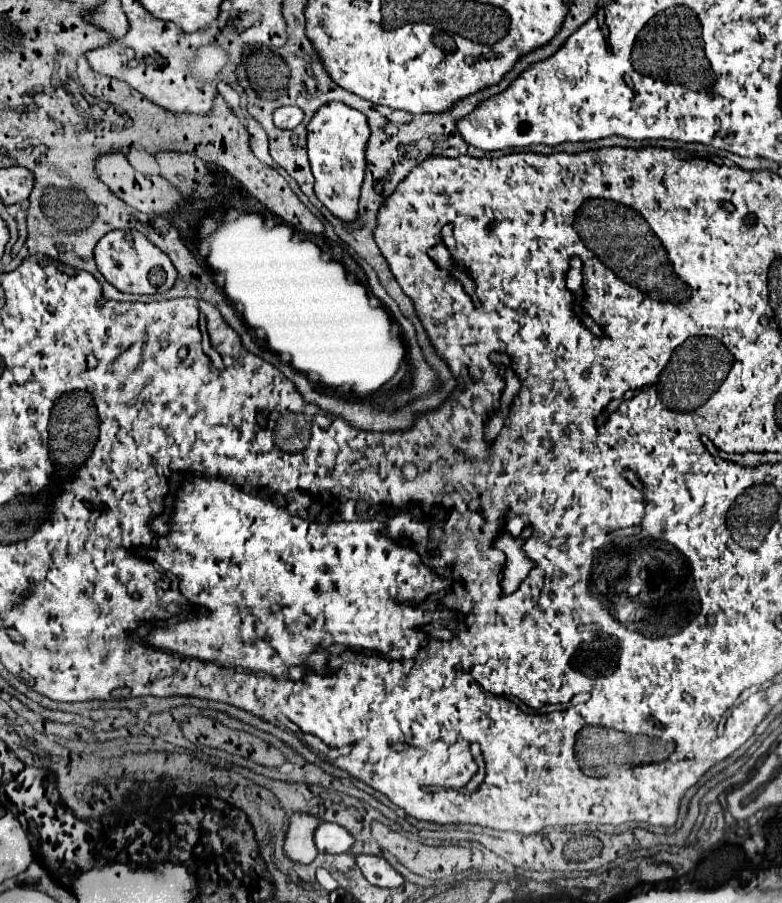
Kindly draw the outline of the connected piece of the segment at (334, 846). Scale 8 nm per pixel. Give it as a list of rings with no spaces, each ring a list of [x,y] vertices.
[[[323,823],[315,831],[315,845],[321,853],[345,853],[355,845],[355,837],[337,823]]]

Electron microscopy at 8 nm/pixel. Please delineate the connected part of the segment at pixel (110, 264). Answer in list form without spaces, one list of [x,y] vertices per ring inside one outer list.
[[[111,231],[95,247],[95,263],[103,277],[123,293],[165,293],[173,287],[177,271],[171,259],[139,231]]]

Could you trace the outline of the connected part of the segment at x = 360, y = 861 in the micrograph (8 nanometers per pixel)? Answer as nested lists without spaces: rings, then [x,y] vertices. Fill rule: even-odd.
[[[357,855],[357,865],[363,871],[365,879],[377,887],[399,887],[403,885],[403,875],[395,871],[383,857],[375,855]]]

